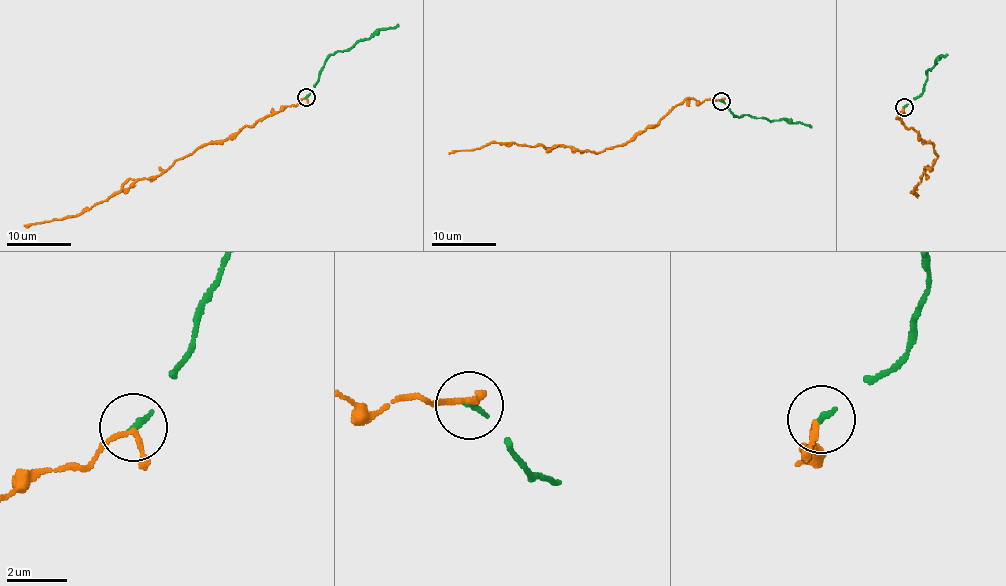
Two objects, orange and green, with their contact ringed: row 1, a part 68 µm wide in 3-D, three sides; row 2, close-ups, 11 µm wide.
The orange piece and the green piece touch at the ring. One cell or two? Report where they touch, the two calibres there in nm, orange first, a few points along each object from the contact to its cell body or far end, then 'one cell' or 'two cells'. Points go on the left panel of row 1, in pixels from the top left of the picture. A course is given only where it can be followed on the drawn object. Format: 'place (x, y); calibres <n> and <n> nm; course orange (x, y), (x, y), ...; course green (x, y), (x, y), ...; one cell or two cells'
place (306, 97); calibres 150 and 180 nm; course orange (305, 97), (221, 141), (199, 146), (155, 177), (127, 180), (120, 191), (75, 216), (24, 226); course green (305, 96), (328, 57), (350, 49), (380, 29), (395, 27), (398, 23); one cell

